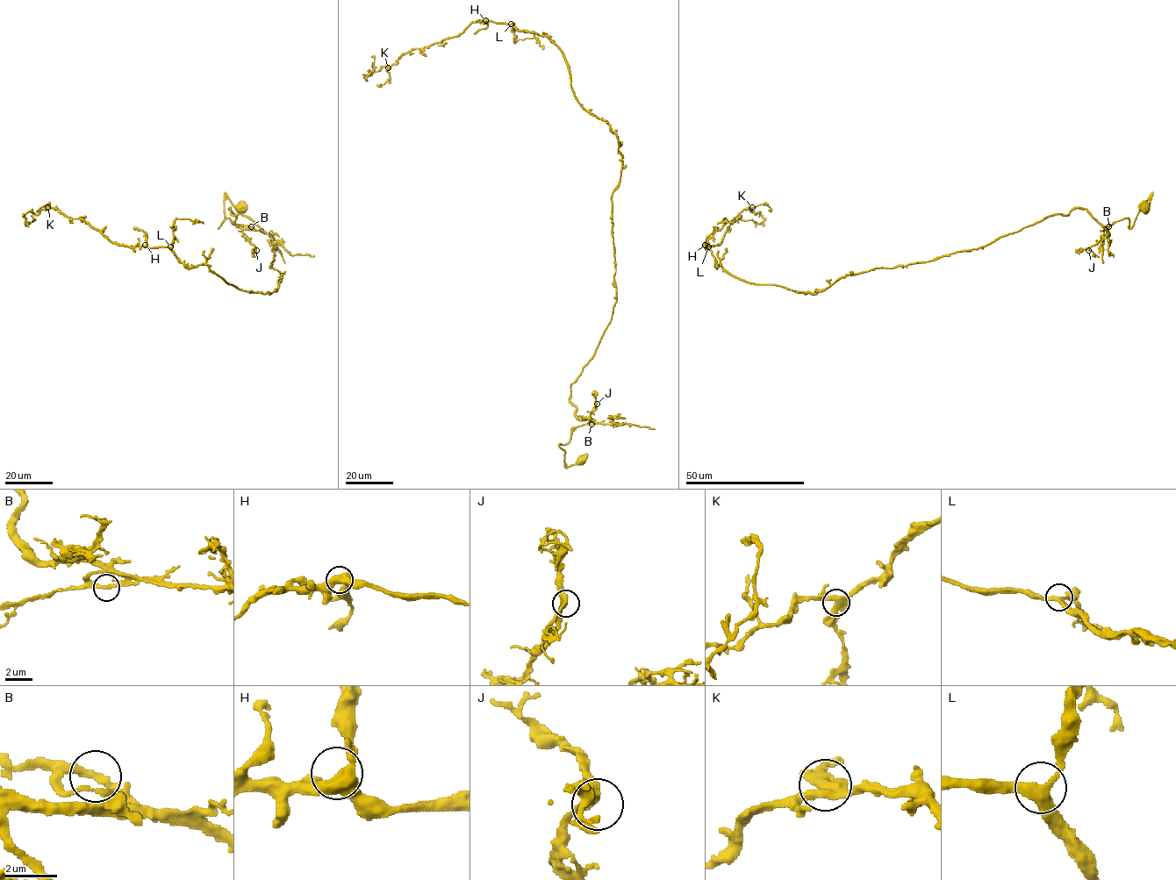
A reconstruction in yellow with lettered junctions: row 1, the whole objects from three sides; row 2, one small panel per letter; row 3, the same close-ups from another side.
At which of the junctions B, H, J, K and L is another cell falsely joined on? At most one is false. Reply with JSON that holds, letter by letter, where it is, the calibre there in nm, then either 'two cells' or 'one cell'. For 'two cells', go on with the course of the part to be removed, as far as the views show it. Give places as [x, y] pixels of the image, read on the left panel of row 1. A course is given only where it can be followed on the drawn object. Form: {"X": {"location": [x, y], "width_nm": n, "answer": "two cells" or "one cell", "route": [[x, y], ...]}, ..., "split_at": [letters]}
{"B": {"location": [251, 226], "width_nm": 200, "answer": "one cell"}, "H": {"location": [145, 245], "width_nm": 440, "answer": "one cell"}, "J": {"location": [256, 250], "width_nm": 280, "answer": "one cell"}, "K": {"location": [47, 207], "width_nm": 400, "answer": "one cell"}, "L": {"location": [170, 246], "width_nm": 340, "answer": "one cell"}, "split_at": []}

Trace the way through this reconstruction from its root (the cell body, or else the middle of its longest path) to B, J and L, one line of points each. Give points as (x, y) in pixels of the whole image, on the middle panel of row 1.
B: (581, 460), (568, 467), (565, 451), (559, 445), (569, 441), (577, 426), (591, 424)
J: (581, 460), (568, 467), (565, 451), (559, 445), (569, 441), (577, 426), (591, 421), (584, 418), (597, 404)
L: (581, 460), (559, 445), (591, 421), (570, 385), (616, 302), (621, 154), (562, 53), (511, 24)

